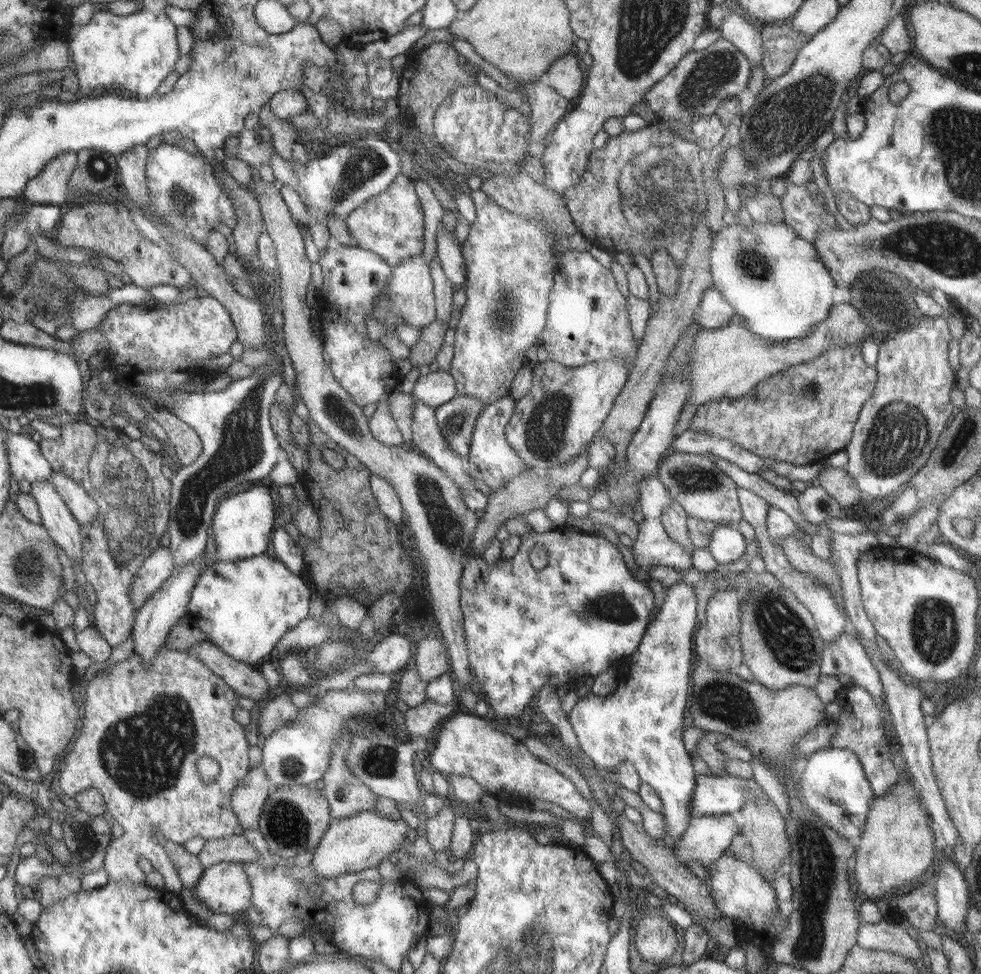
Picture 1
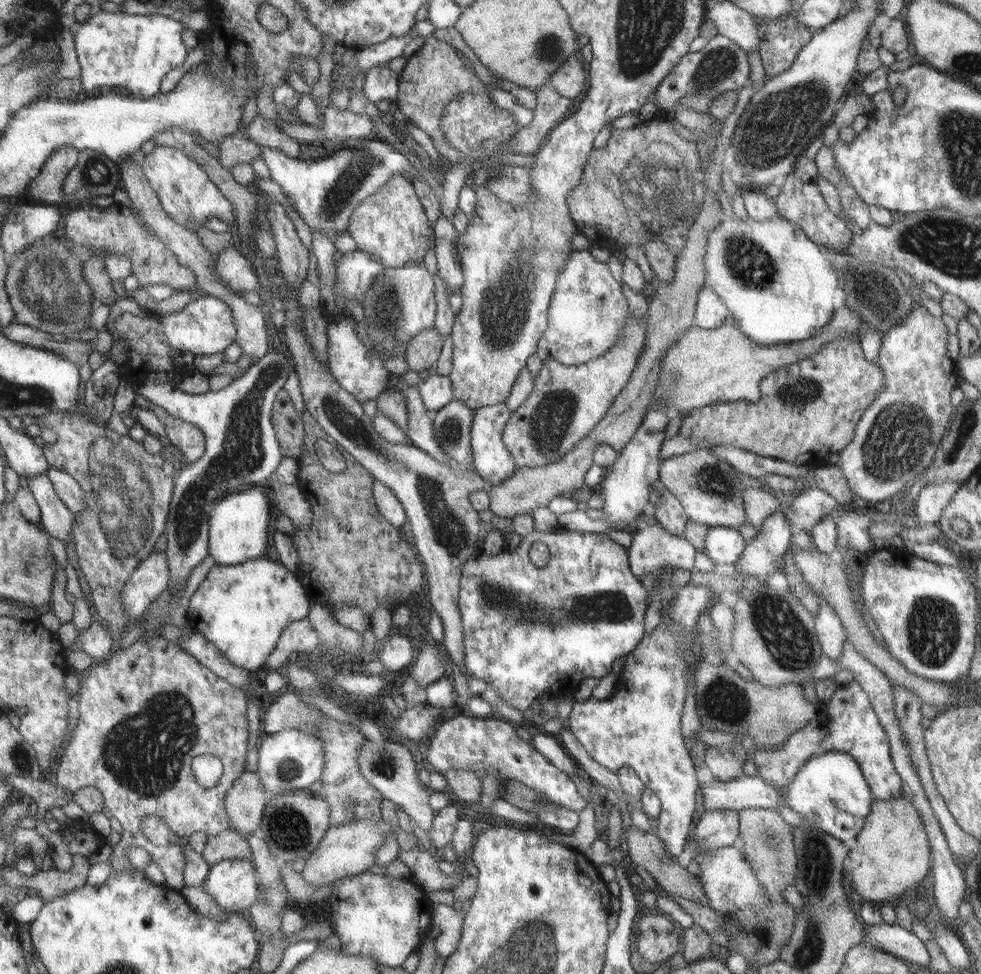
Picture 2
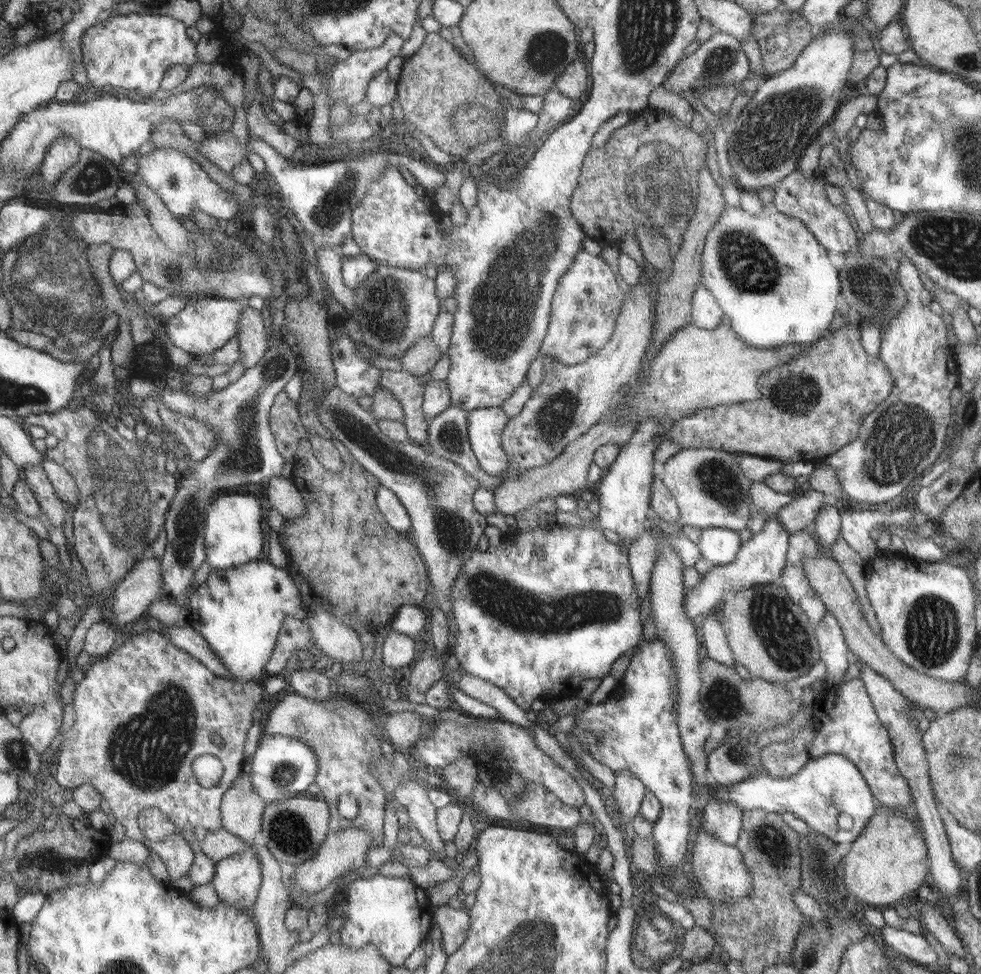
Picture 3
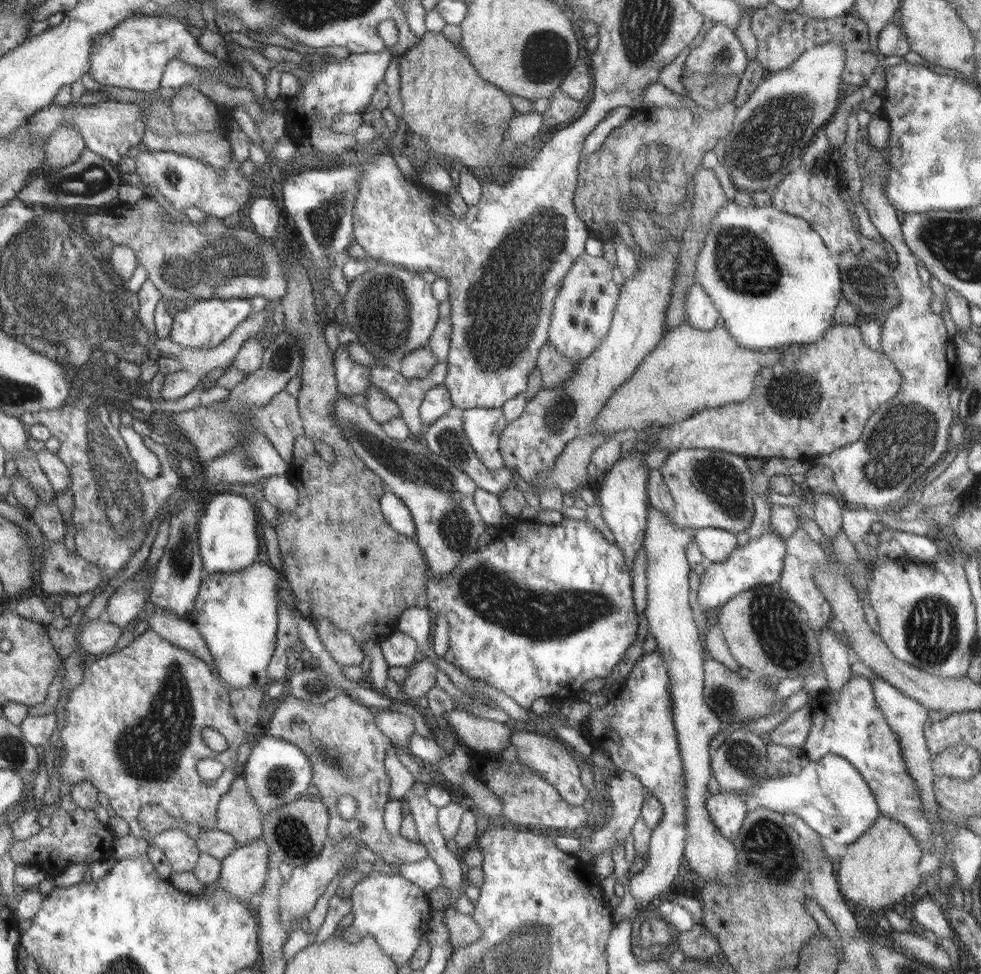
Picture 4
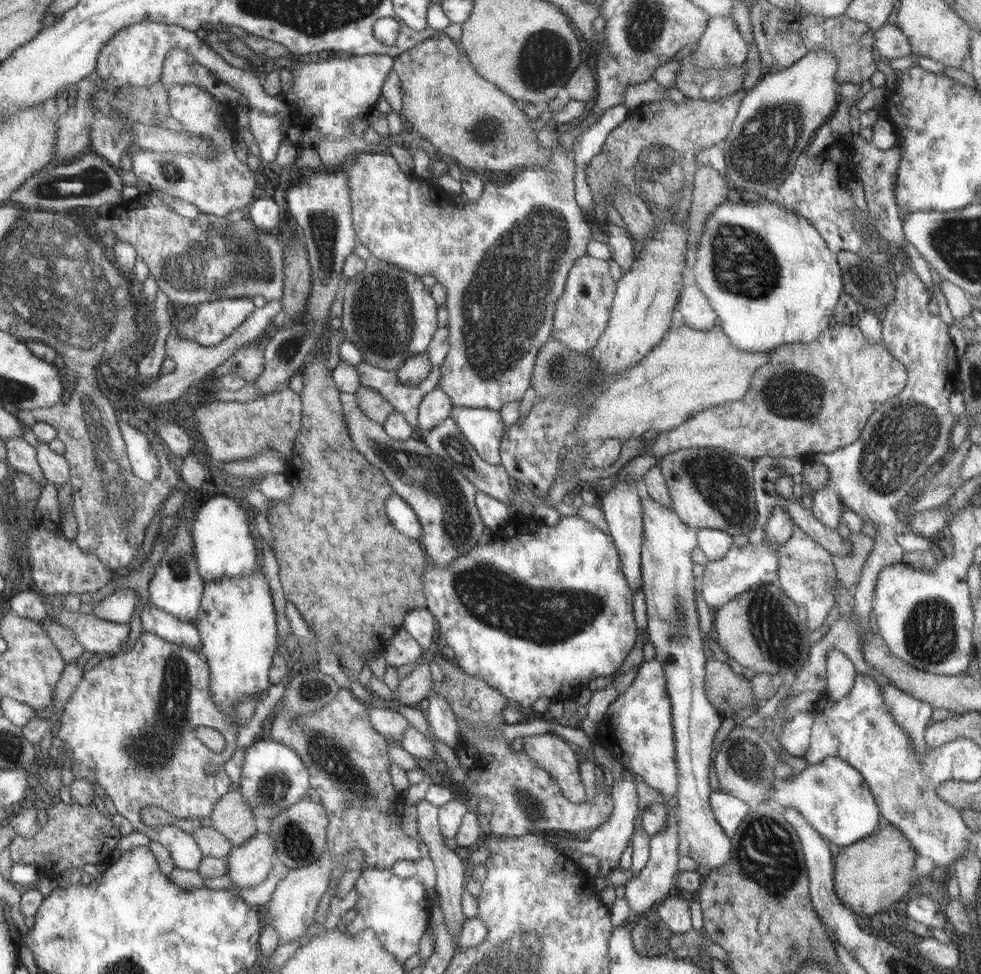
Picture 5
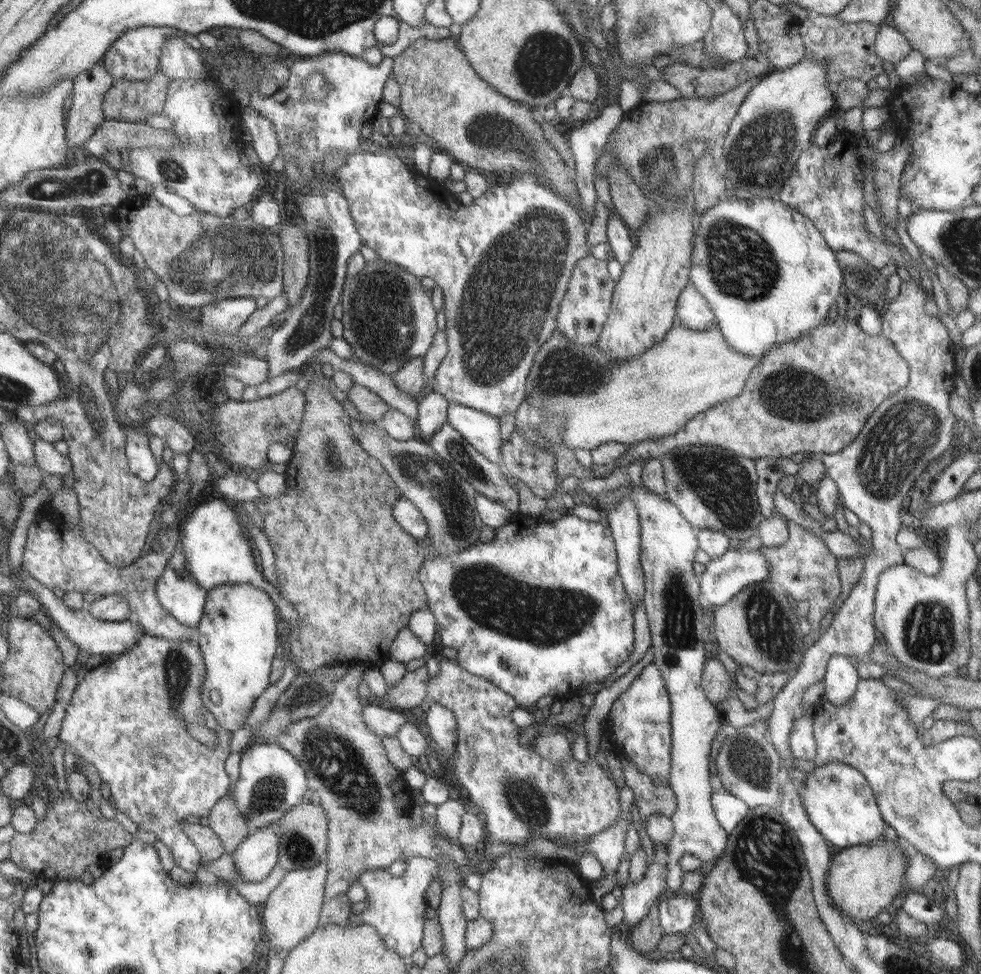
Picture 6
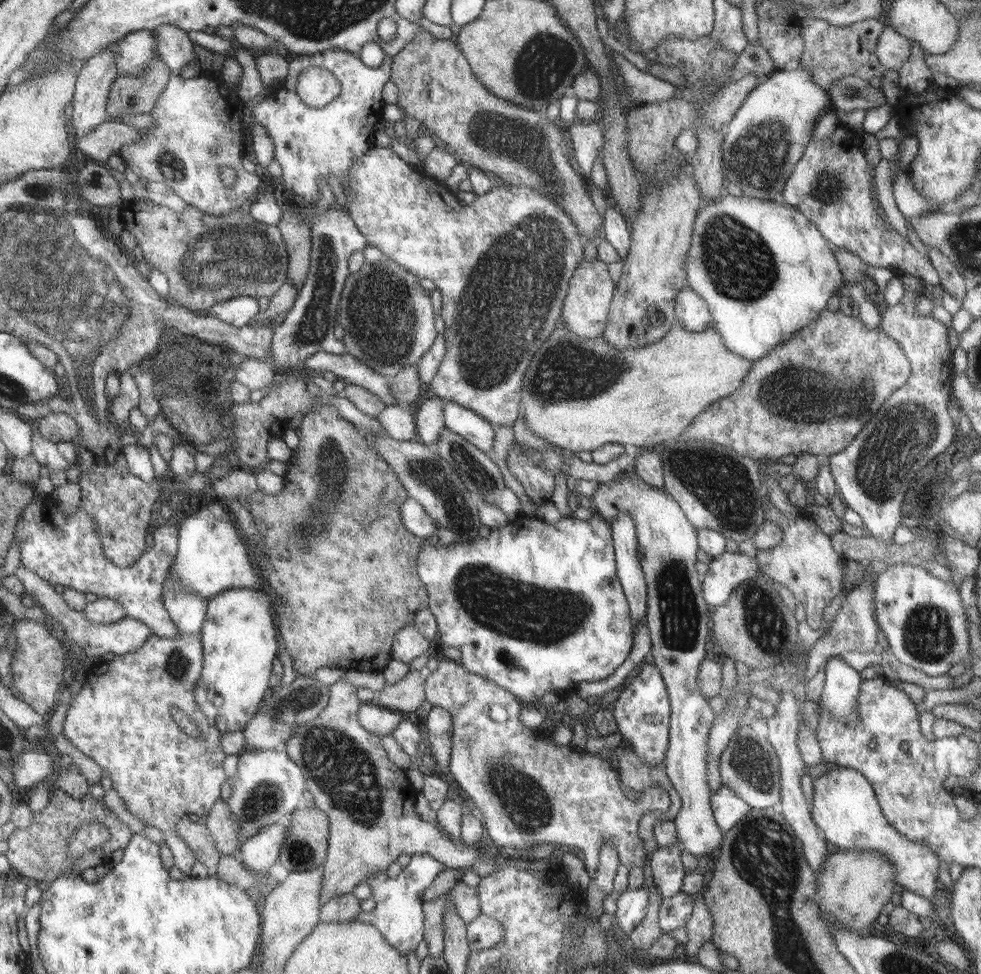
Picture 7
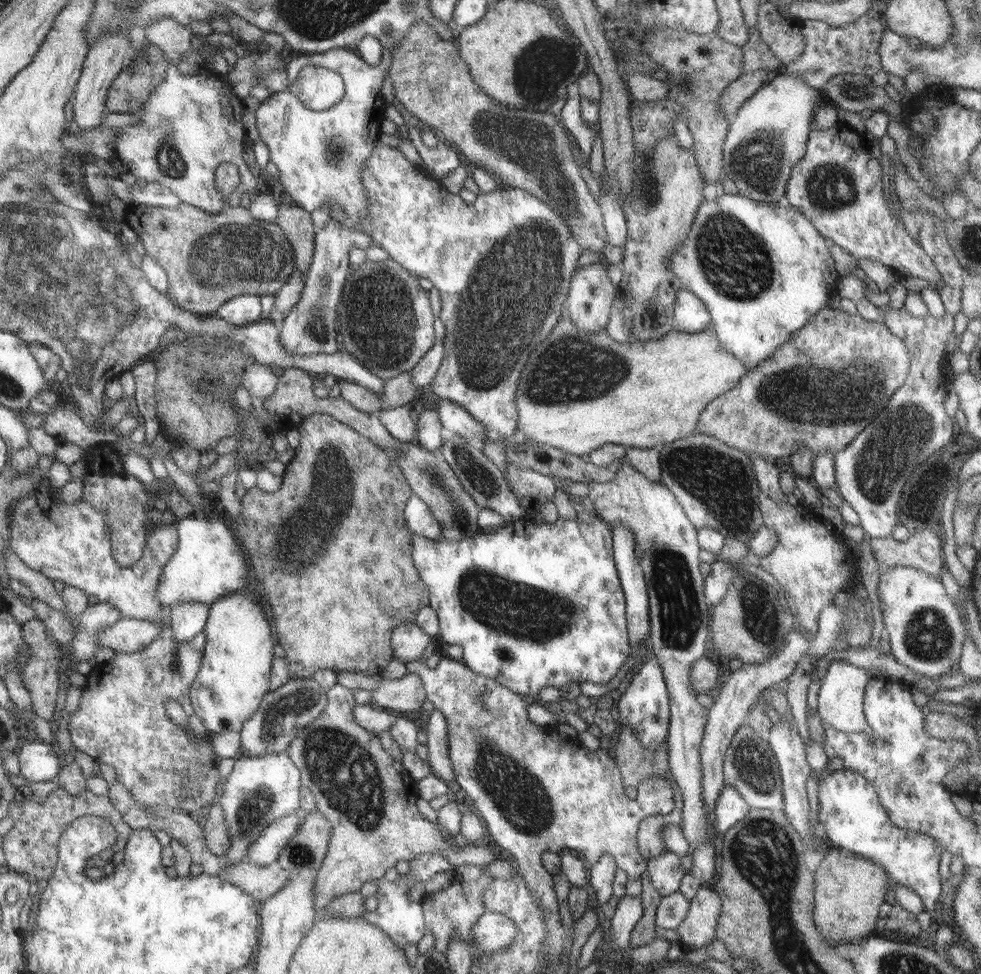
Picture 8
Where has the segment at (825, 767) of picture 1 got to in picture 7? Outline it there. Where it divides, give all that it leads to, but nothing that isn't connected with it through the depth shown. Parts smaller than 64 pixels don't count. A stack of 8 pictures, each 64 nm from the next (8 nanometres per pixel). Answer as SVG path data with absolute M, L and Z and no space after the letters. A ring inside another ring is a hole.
M835 765L813 780L812 819L824 832L831 848L837 850L863 850L881 852L894 866L899 883L905 890L914 892L933 903L936 898L936 876L940 857L923 842L908 840L886 820L880 812L872 782L853 768Z

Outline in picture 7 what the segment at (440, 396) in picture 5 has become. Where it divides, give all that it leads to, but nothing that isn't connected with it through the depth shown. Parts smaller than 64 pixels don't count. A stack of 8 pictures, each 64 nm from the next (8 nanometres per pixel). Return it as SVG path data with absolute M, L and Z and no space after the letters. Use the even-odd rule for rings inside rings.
M431 397L425 399L416 414L415 426L417 436L422 444L434 445L445 431L444 426L444 405L440 397Z

